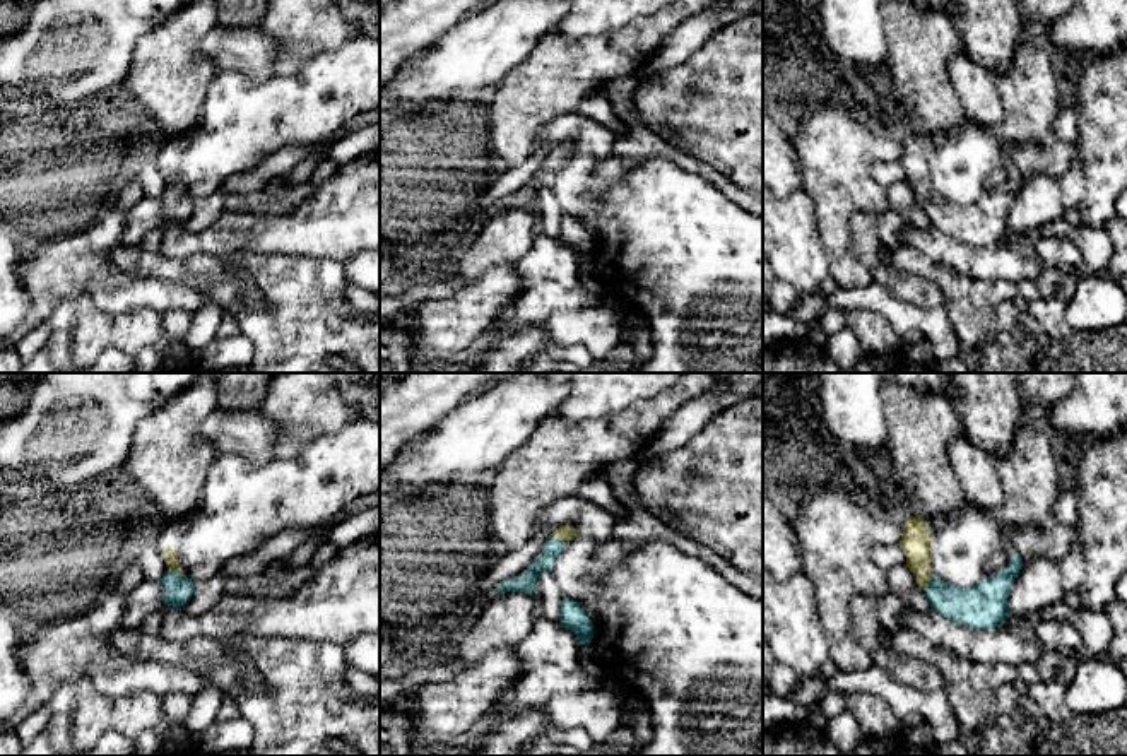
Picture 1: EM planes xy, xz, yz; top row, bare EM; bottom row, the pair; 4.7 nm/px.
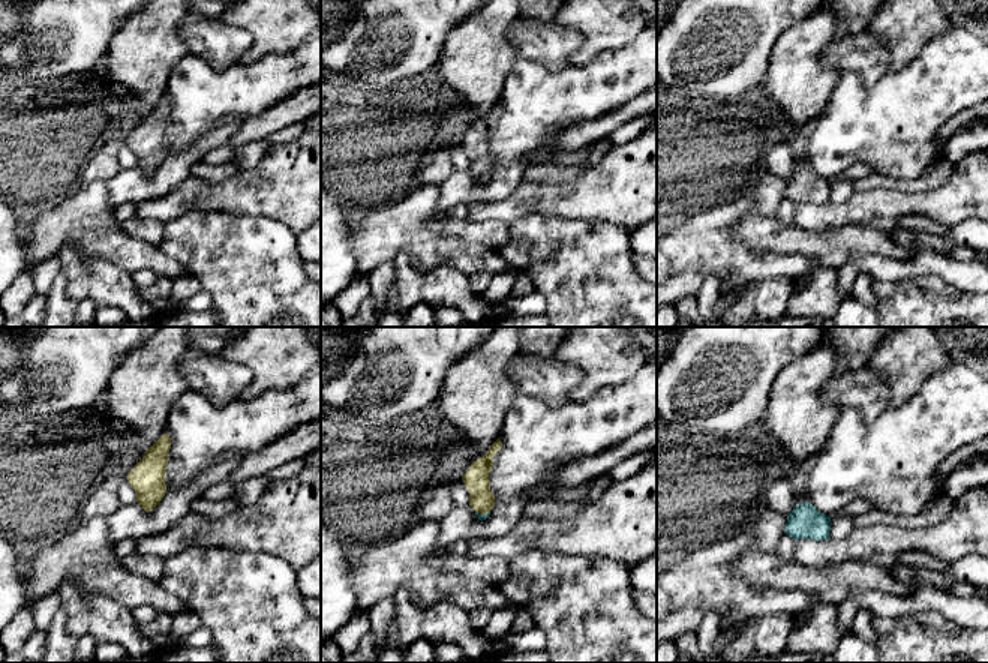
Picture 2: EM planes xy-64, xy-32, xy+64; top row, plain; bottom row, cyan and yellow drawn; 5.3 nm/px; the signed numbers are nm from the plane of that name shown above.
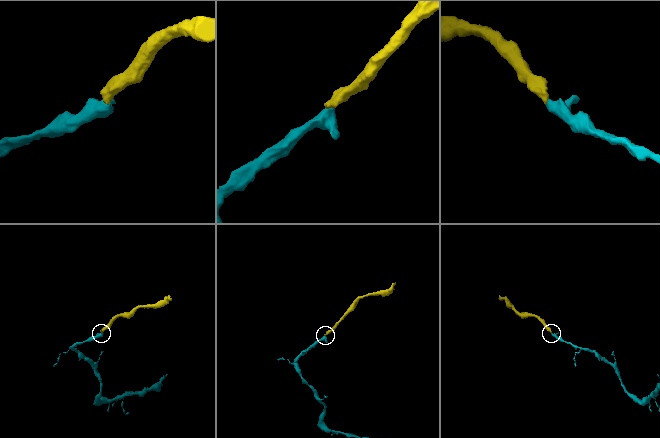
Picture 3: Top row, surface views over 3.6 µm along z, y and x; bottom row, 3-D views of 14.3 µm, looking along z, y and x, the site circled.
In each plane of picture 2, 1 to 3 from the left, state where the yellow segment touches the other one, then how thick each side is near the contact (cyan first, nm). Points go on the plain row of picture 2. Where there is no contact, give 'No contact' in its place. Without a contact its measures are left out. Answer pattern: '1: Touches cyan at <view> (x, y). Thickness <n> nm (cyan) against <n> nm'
1: No contact
2: Touches cyan at xy-32 (483, 179). Thickness 30 nm (cyan) against 140 nm
3: No contact

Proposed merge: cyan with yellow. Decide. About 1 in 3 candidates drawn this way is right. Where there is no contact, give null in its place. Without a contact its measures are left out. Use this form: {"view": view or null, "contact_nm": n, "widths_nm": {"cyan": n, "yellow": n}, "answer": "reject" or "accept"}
{"view": "xy", "contact_nm": 100, "widths_nm": {"cyan": 140, "yellow": 60}, "answer": "accept"}

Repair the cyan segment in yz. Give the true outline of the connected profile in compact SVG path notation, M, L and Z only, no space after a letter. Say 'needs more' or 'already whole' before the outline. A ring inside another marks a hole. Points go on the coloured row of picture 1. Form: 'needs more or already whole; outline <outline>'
needs more; outline M922 515L910 517L900 527L903 539L898 546L934 611L971 629L1006 624L1009 590L1023 566L1019 554L1012 554L1002 571L985 576L973 587L961 588L941 580L930 570L929 523Z

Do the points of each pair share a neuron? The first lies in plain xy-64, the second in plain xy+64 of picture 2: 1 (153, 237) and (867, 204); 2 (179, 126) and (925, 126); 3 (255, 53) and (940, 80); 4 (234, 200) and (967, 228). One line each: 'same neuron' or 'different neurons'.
1: different neurons
2: same neuron
3: different neurons
4: different neurons

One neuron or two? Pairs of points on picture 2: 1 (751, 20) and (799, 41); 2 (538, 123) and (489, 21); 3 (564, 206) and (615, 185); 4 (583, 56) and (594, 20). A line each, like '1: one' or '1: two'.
1: two
2: two
3: one
4: one

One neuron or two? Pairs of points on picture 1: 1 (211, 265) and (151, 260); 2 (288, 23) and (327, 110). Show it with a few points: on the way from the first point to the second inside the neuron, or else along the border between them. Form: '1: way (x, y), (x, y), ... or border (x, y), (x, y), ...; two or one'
1: way (195, 267), (166, 267); one
2: border (342, 45), (310, 57), (291, 74), (276, 76); two

